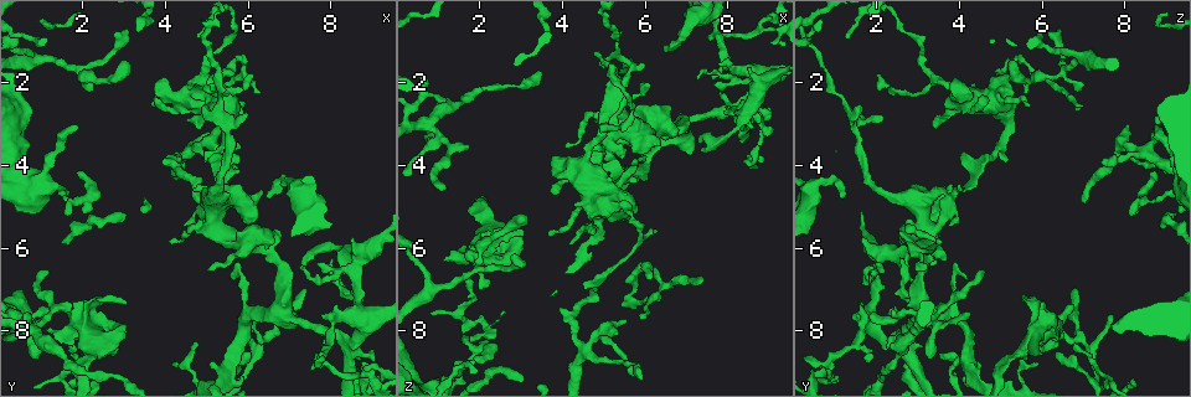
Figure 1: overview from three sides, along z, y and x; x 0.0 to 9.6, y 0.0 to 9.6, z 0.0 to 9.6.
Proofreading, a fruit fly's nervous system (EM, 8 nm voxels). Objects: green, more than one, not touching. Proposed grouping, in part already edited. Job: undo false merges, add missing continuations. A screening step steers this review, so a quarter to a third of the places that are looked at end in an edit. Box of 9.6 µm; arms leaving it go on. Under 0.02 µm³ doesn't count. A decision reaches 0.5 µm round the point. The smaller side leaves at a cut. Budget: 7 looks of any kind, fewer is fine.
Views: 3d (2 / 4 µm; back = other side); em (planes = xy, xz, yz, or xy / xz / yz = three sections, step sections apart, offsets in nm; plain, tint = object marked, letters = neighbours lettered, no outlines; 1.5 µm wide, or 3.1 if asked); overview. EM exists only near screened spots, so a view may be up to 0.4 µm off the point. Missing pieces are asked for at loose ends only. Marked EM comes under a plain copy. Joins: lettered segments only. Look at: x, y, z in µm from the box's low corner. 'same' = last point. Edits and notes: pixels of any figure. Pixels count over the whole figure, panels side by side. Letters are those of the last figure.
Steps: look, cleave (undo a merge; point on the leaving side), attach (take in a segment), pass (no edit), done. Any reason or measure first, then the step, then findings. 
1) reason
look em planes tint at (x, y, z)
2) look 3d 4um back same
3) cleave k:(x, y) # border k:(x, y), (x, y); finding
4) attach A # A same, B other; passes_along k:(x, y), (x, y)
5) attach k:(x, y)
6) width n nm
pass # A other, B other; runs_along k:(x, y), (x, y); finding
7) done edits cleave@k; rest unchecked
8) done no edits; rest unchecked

tapers out
look 3d 4um at (4.50, 2.60, 6.90)

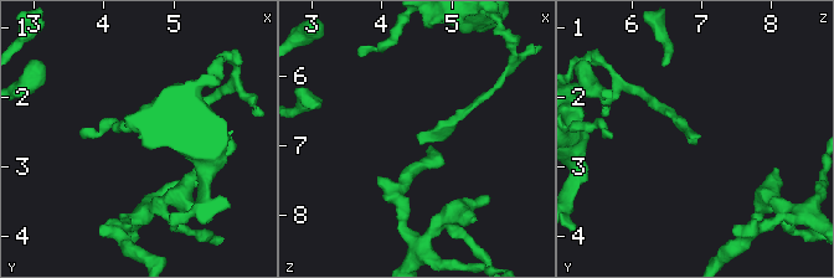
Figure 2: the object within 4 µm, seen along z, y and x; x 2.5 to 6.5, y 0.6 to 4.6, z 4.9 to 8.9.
need the tissue
look em planes letters at (4.50, 2.55, 6.90)

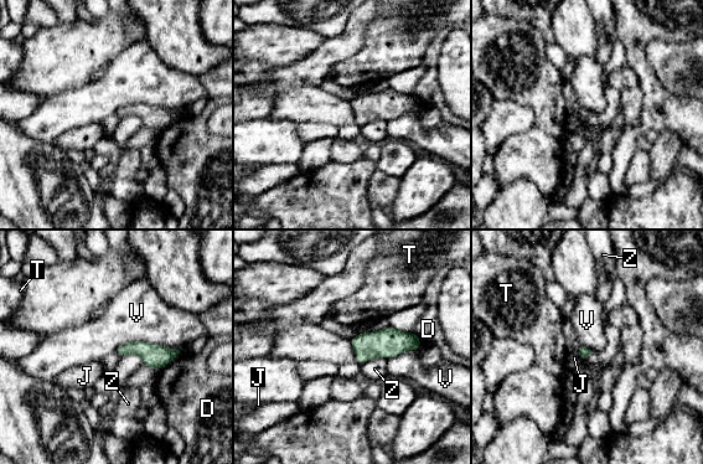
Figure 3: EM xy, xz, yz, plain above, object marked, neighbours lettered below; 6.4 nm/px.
pass # D other, J other, T other, V other, Z other; border 3:(180, 351), (128, 341), (113, 352); no lettered segment goes on from it

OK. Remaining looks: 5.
tapers out
look 3d 2um back at (3.15, 0.80, 6.40)

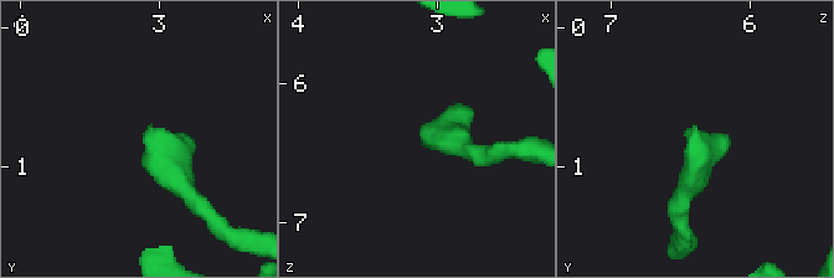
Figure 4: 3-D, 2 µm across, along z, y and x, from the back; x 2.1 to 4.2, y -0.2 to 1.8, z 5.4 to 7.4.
now the EM
look em yz step 4 tint at (3.12, 0.76, 6.36)

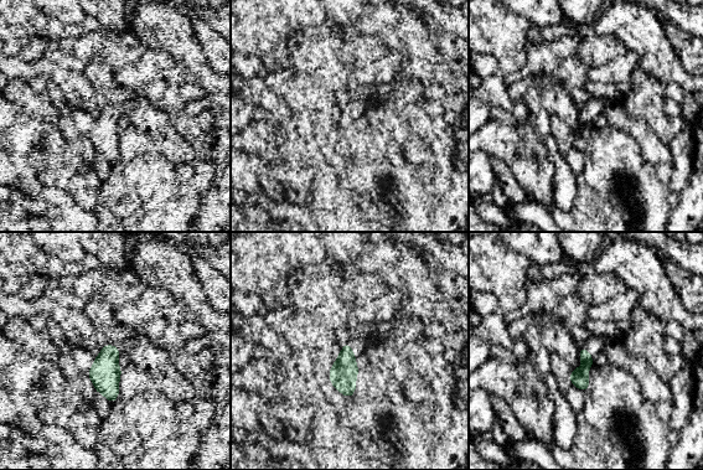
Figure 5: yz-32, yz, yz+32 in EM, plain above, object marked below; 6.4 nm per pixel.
what lies round it
look em yz step 4 letters same

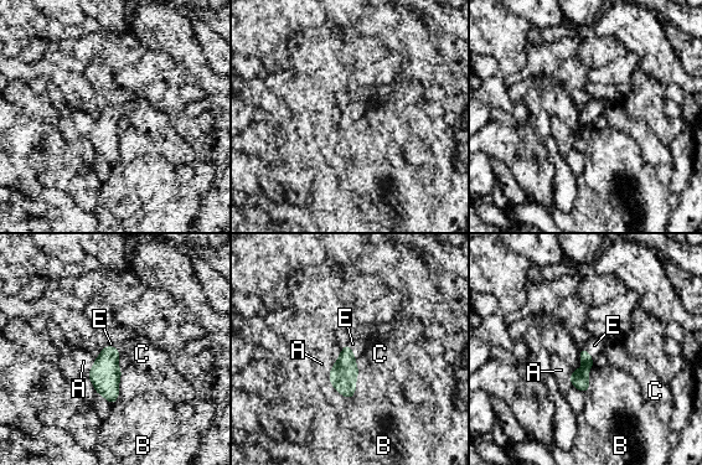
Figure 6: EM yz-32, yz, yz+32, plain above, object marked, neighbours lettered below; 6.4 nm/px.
width 100 nm
attach E # A other, B other, C other, E same; it goes on there

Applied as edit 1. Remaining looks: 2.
done edits attach@6; rest unchecked

